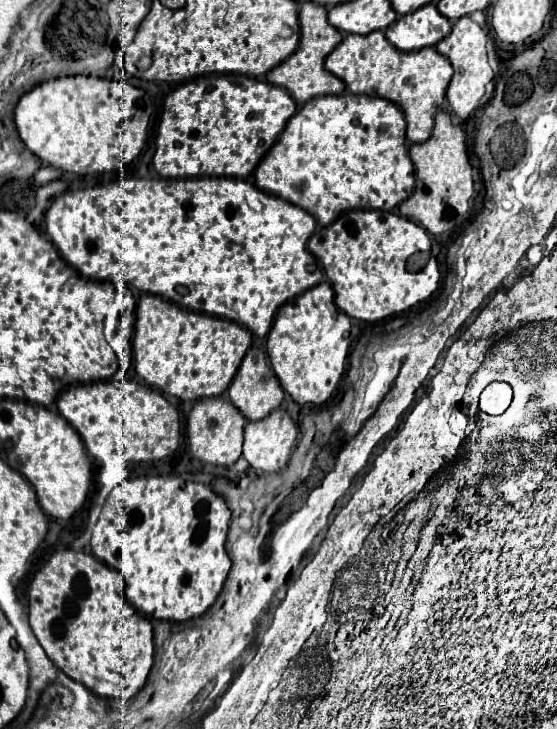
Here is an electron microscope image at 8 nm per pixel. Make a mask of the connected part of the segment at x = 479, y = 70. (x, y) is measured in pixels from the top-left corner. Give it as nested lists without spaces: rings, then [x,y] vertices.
[[[462,17],[454,23],[450,37],[446,37],[444,41],[440,41],[436,45],[436,51],[442,53],[452,63],[454,75],[452,75],[452,81],[448,85],[446,99],[450,103],[452,111],[462,119],[468,119],[470,113],[478,107],[478,101],[482,99],[486,85],[494,77],[492,67],[488,63],[488,55],[486,55],[486,41],[488,41],[486,31],[478,23],[474,23],[470,17]]]

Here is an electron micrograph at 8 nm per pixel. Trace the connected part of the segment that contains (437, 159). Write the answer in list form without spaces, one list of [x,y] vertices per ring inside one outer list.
[[[440,111],[436,115],[432,137],[424,143],[412,145],[410,159],[416,167],[416,189],[398,207],[400,215],[406,219],[414,219],[418,225],[422,225],[432,235],[454,229],[458,223],[462,223],[462,217],[468,211],[468,201],[474,193],[472,165],[466,155],[462,129],[452,125],[448,113]]]

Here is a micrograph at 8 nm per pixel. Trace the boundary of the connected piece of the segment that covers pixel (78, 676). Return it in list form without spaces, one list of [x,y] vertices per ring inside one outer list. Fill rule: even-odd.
[[[59,549],[34,575],[28,597],[30,625],[34,629],[36,639],[40,641],[50,661],[70,679],[86,685],[92,693],[100,697],[114,697],[120,701],[128,701],[144,687],[154,657],[152,623],[138,615],[130,601],[126,601],[126,585],[116,569],[110,569],[96,557],[86,555],[82,551]]]

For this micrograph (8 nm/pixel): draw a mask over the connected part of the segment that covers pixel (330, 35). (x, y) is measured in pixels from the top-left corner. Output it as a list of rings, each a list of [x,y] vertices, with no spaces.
[[[302,3],[298,19],[300,19],[300,29],[302,29],[300,45],[286,61],[282,61],[278,67],[266,73],[268,83],[286,89],[298,105],[304,105],[306,101],[320,95],[342,95],[346,91],[344,83],[332,73],[328,73],[324,67],[328,53],[342,41],[342,33],[330,25],[328,9],[318,3]]]

